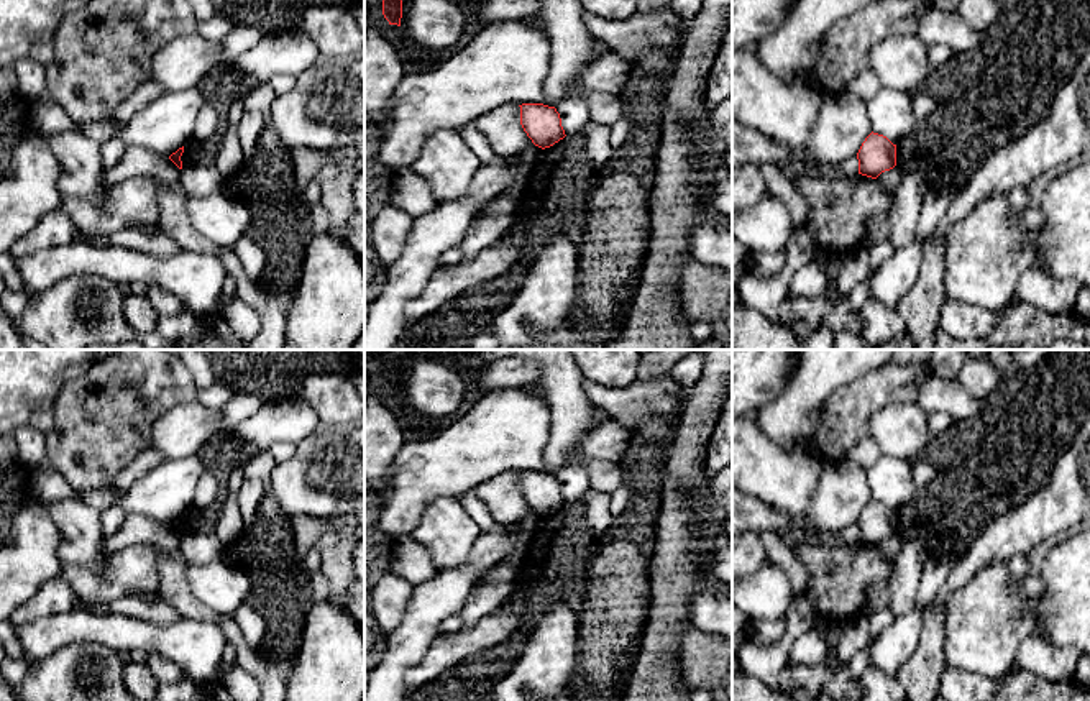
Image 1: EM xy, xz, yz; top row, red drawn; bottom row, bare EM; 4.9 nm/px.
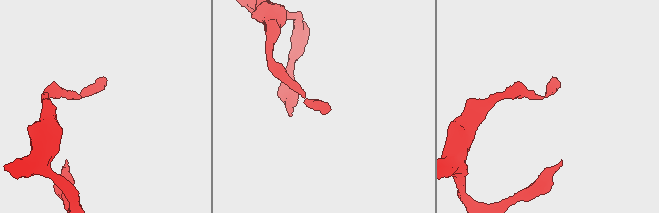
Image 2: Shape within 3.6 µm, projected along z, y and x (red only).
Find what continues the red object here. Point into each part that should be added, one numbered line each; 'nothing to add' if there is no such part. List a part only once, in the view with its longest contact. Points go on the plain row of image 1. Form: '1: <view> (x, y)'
nothing to add

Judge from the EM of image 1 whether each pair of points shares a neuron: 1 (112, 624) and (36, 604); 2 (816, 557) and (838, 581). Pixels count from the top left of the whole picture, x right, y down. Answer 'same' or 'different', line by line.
1: different
2: same

